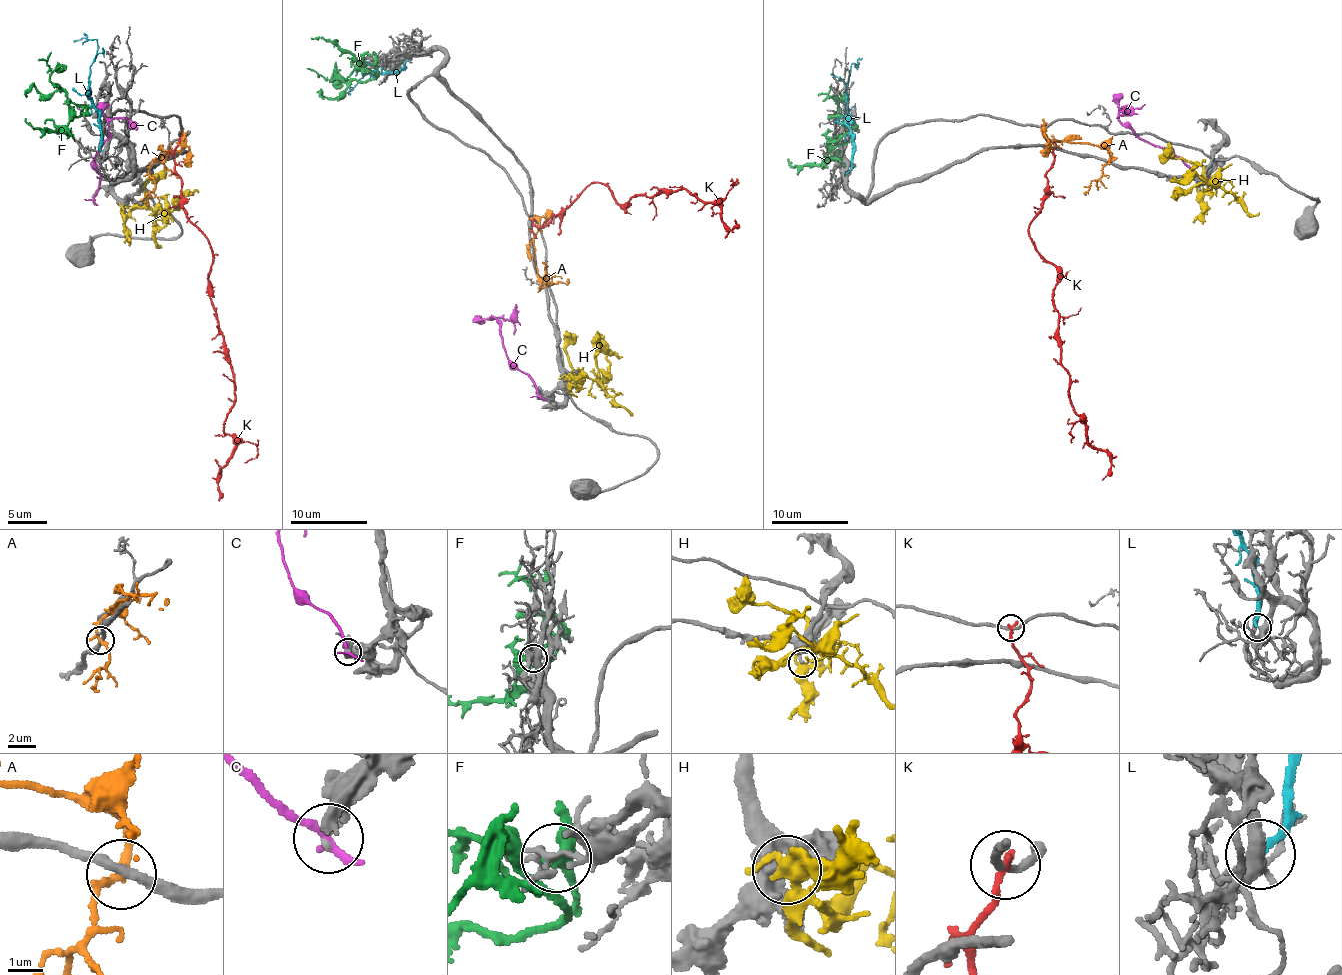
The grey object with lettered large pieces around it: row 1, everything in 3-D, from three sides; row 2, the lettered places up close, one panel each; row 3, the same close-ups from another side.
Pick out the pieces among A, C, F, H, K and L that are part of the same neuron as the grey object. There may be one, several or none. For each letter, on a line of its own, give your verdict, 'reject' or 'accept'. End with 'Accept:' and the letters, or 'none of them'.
A: reject
C: reject
F: reject
H: reject
K: reject
L: accept
Accept: L

